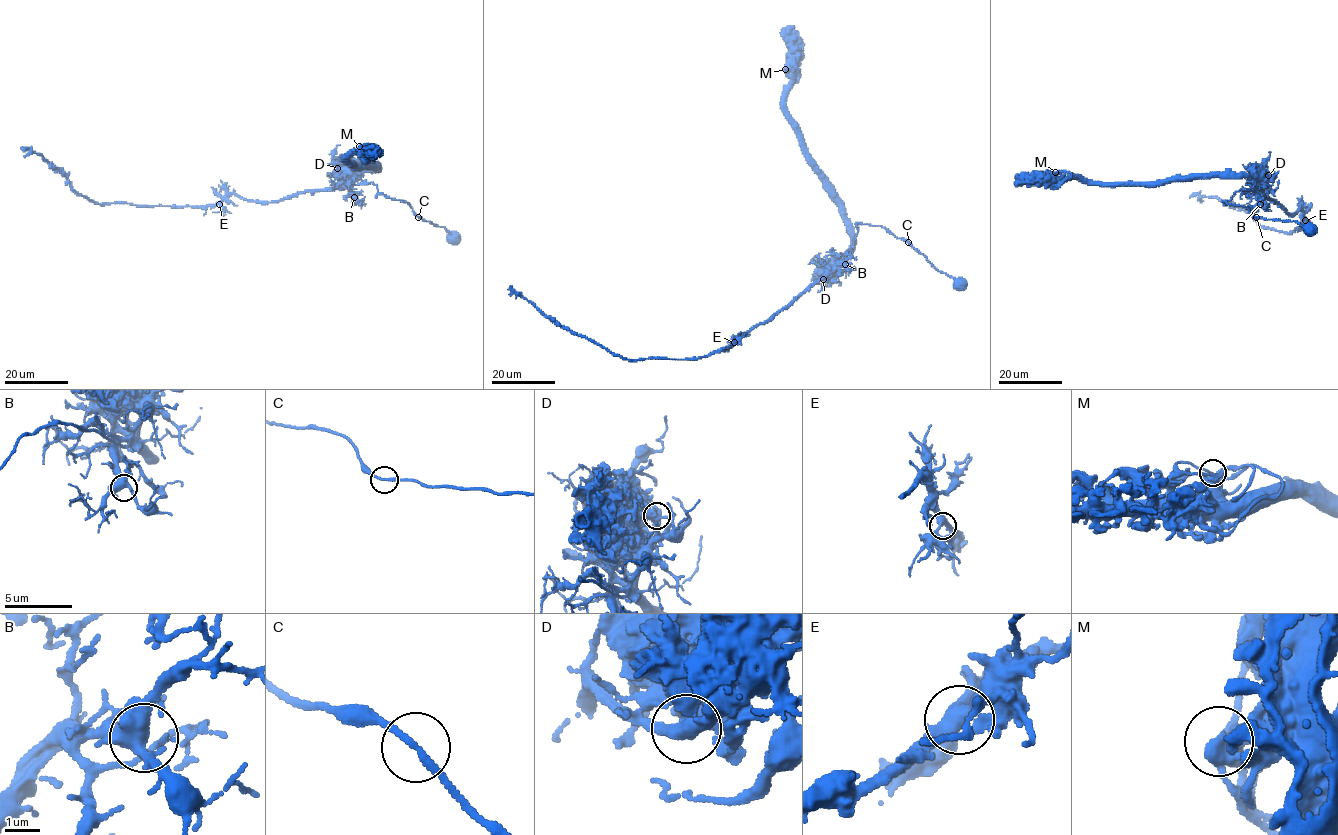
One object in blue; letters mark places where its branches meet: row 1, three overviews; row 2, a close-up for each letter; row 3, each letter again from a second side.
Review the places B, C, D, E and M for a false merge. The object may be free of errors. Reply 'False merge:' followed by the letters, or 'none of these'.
False merge: D

